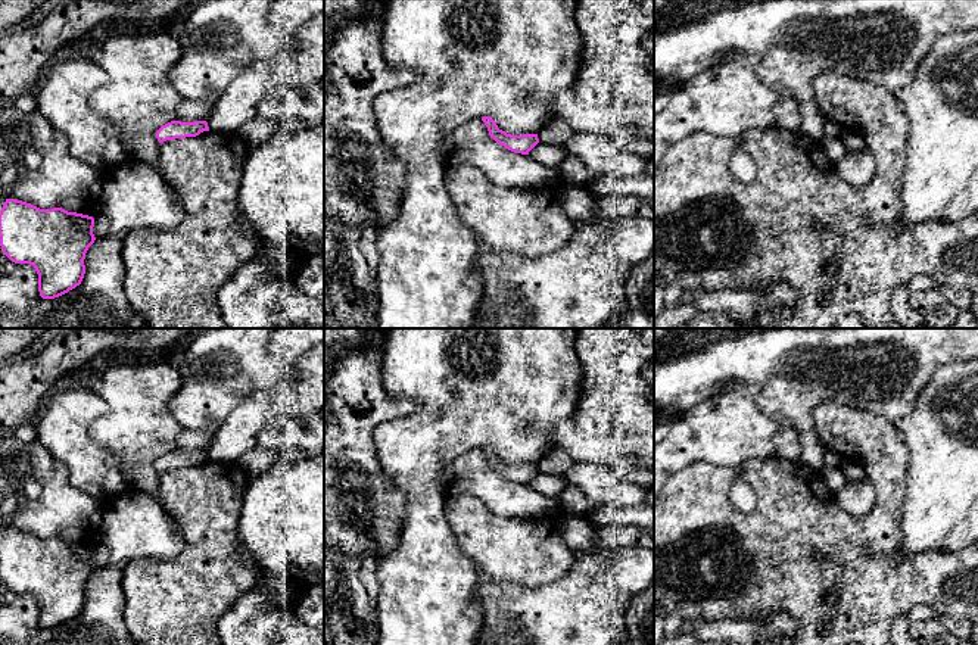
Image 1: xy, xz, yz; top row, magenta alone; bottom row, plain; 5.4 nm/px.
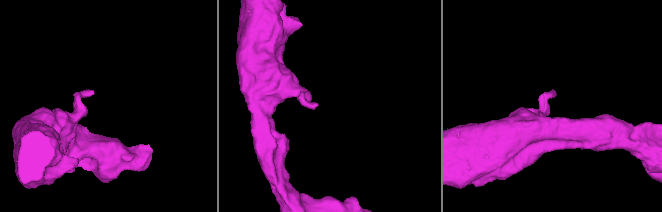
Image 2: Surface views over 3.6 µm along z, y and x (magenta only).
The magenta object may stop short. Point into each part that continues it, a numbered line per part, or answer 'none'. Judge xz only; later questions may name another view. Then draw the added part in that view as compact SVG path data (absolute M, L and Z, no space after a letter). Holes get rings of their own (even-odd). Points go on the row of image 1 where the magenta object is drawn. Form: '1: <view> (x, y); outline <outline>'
none

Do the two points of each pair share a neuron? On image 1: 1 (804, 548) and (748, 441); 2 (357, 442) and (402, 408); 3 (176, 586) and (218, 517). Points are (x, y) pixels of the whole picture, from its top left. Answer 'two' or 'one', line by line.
1: two
2: one
3: one

